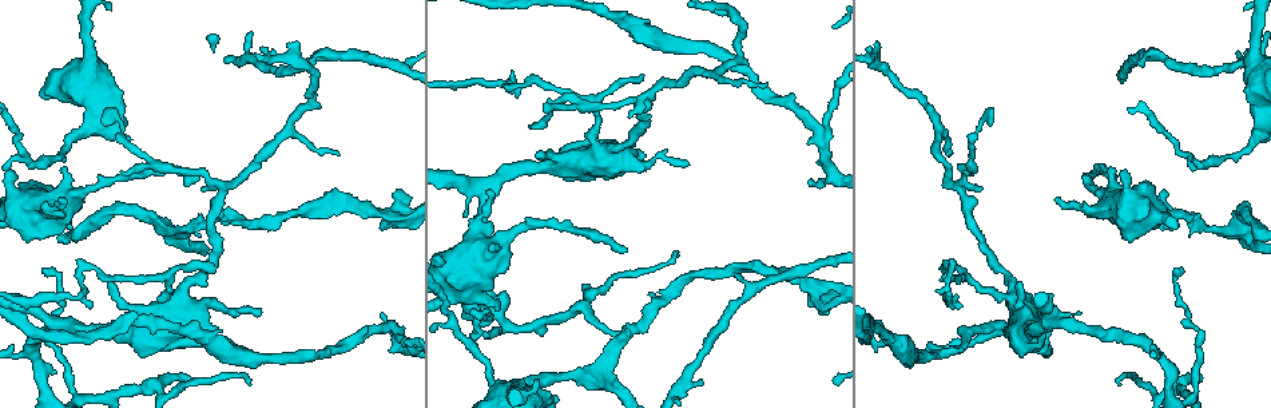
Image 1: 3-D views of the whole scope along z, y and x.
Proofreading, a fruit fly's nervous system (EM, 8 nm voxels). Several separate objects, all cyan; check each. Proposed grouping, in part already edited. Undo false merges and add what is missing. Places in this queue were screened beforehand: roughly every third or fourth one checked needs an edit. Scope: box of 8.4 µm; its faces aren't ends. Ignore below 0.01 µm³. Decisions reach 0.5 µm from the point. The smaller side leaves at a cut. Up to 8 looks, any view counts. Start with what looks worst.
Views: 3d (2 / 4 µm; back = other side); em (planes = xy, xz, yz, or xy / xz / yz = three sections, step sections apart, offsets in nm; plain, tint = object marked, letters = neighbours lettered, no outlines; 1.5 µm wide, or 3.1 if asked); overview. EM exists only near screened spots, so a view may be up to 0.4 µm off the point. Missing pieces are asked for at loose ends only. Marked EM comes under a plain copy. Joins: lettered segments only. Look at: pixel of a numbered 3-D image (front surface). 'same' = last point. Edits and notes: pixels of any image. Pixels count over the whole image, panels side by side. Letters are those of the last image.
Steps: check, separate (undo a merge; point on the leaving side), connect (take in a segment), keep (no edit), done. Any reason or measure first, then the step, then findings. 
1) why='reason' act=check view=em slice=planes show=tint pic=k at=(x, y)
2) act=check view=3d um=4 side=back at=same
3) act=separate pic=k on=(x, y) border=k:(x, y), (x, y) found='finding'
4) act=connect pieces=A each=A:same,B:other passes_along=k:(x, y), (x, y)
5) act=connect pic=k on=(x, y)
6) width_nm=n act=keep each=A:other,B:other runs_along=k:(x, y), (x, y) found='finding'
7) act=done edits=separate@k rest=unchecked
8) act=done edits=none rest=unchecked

why='an open end' act=check view=em slice=xy step=4 show=tint pic=1 at=(1056, 198)

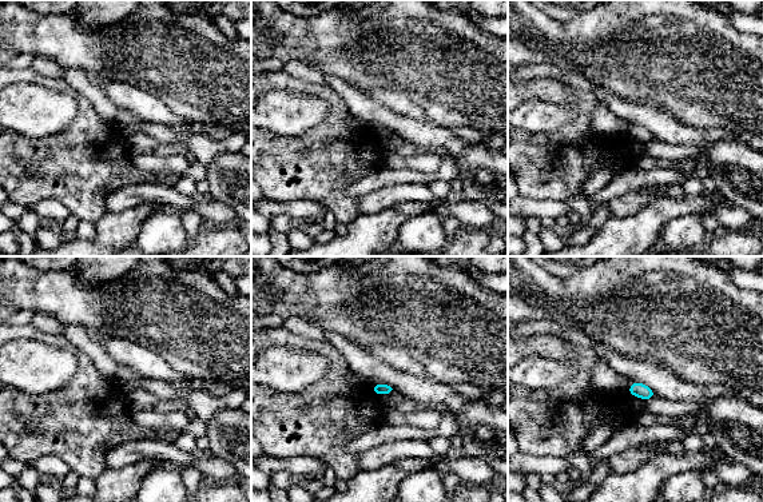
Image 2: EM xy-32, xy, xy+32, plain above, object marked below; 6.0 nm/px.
act=check view=em slice=planes show=letters at=same

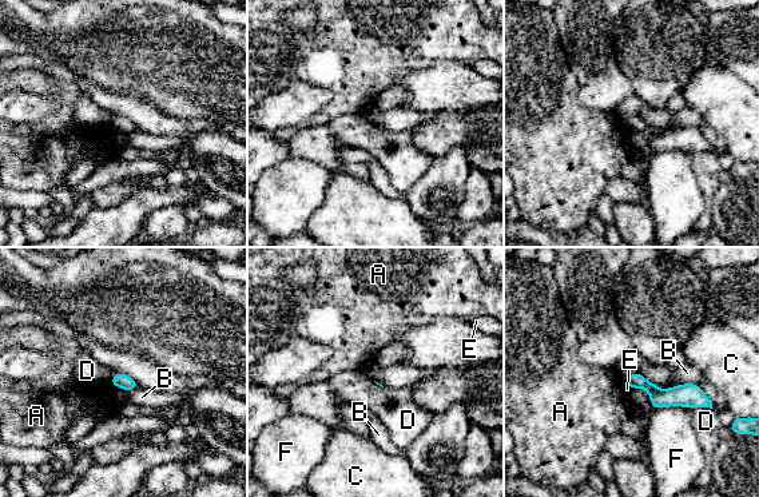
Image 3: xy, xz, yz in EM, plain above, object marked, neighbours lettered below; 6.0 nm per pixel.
act=keep each=A:other,B:other,C:other,D:other,E:other,F:other border=3:(711, 408), (687, 409) found='no lettered segment goes on from it'

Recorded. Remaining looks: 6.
why='abrupt turn' act=check view=em slice=xz step=8 show=tint pic=1 at=(385, 327)

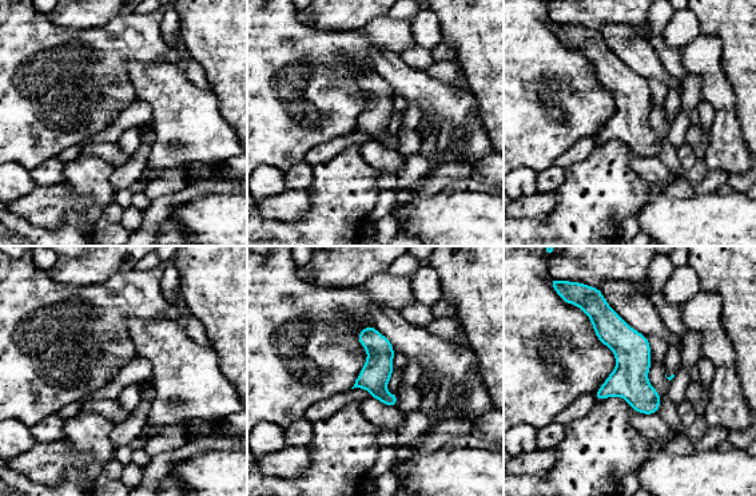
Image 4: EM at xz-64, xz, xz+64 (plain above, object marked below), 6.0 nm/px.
why='cut it another way' act=check view=em slice=planes show=tint at=same

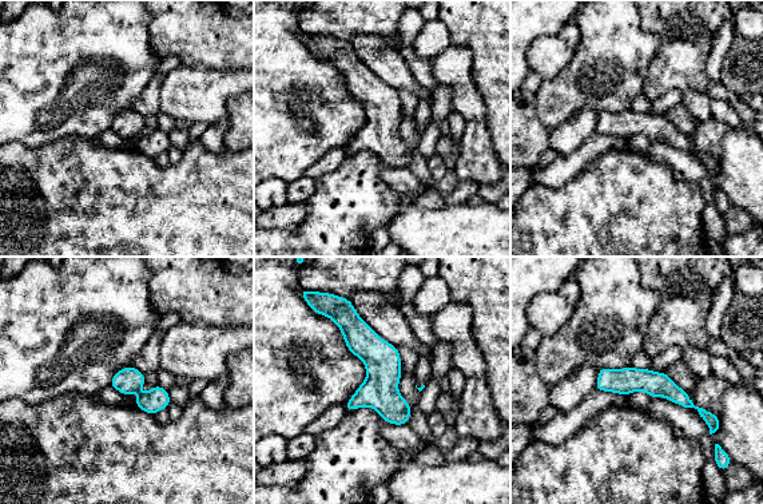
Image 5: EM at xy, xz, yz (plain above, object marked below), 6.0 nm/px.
why='what lies round it' act=check view=em slice=planes show=letters at=same

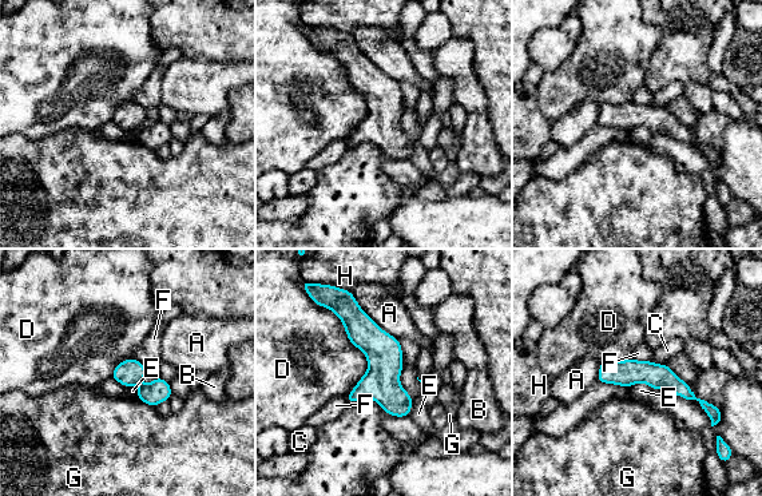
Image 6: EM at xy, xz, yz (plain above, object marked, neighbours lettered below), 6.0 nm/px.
width_nm=140 act=keep each=A:other,B:other,C:other,D:other,E:other,F:other,G:other,H:other border=6:(300, 282), (316, 304), (336, 314) found='one neuron here'

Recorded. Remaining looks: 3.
why='three-way junction' act=check view=3d um=2 pic=1 at=(633, 109)

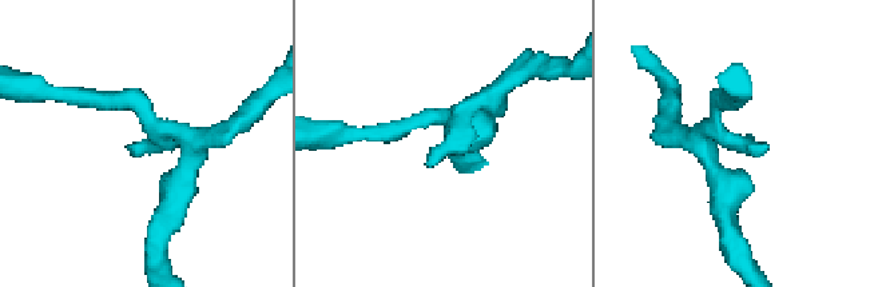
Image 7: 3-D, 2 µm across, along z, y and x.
arms=3 act=check view=em slice=planes show=letters pic=7 at=(449, 144)

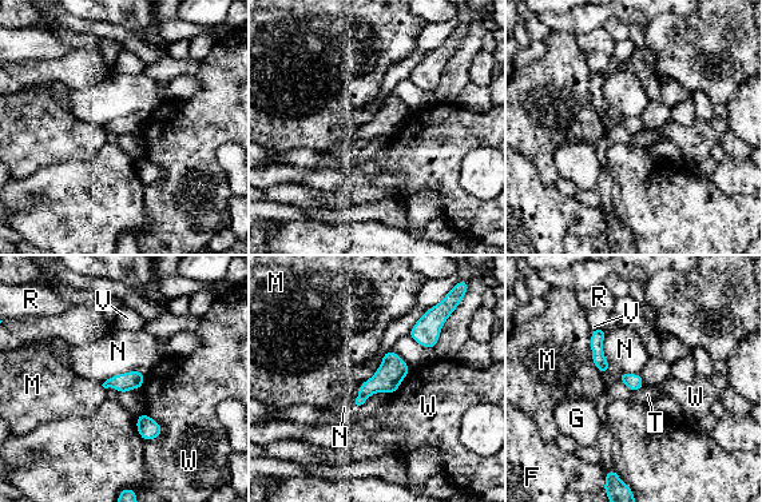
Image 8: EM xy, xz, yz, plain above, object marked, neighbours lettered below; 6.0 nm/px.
act=keep each=F:other,G:other,M:other,N:other,R:other,T:other,V:other,W:other border=8:(643, 385), (635, 393) found='none of them fits'

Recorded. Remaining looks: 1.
act=done edits=none rest=unchecked

